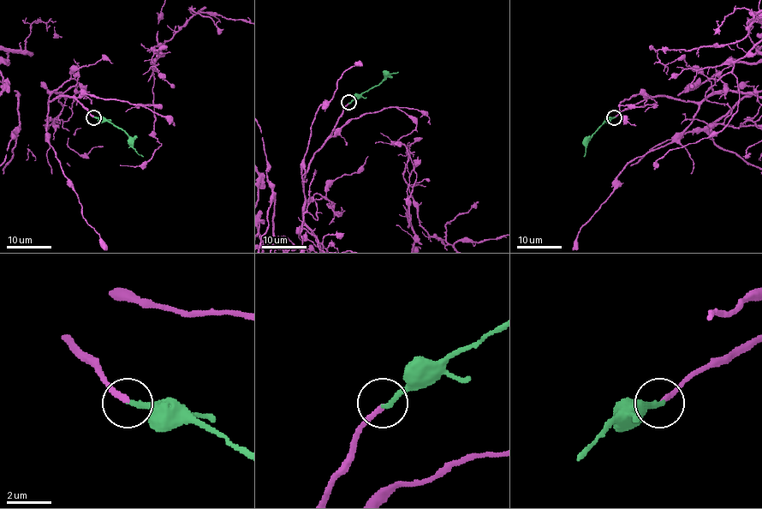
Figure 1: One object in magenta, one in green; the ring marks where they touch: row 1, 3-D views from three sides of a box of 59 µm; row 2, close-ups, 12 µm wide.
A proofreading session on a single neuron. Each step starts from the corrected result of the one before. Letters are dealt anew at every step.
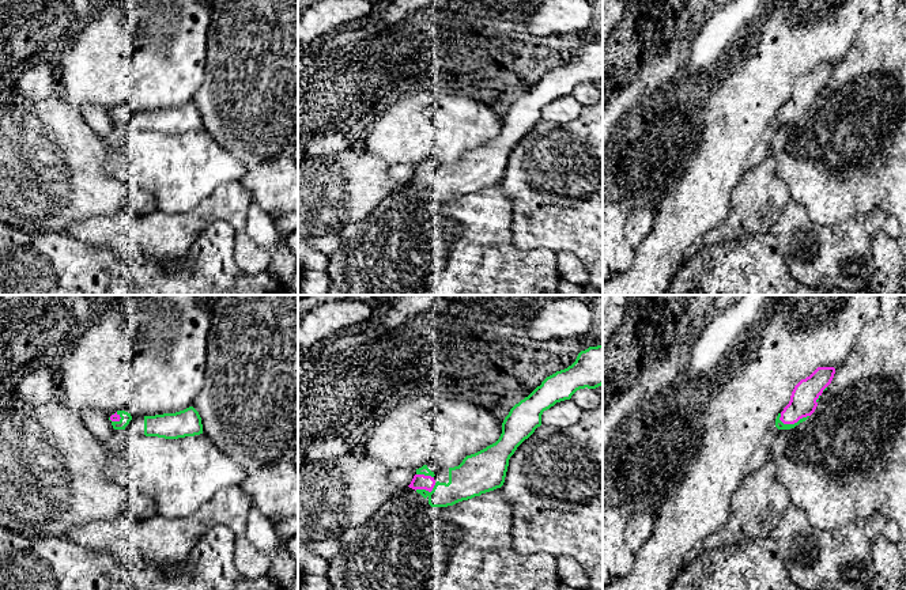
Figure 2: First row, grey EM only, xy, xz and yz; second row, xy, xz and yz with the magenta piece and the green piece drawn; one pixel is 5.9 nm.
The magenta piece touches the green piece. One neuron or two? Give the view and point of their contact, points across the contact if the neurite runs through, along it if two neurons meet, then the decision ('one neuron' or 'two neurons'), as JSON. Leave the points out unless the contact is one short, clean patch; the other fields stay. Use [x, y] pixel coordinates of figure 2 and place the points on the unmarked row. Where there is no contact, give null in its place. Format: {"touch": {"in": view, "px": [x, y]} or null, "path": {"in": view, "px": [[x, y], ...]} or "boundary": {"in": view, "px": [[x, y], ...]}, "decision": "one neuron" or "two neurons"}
{"touch": {"in": "yz", "px": [793, 118]}, "decision": "one neuron"}

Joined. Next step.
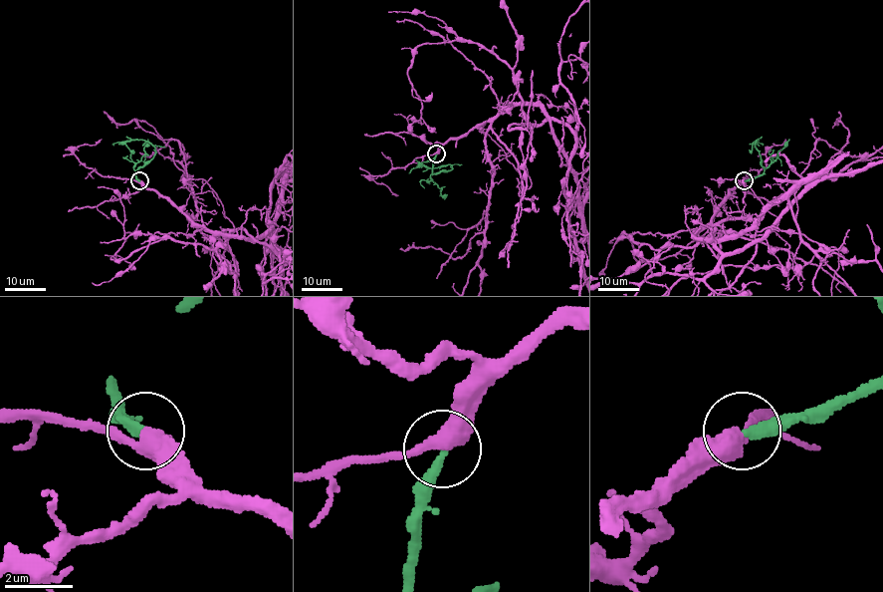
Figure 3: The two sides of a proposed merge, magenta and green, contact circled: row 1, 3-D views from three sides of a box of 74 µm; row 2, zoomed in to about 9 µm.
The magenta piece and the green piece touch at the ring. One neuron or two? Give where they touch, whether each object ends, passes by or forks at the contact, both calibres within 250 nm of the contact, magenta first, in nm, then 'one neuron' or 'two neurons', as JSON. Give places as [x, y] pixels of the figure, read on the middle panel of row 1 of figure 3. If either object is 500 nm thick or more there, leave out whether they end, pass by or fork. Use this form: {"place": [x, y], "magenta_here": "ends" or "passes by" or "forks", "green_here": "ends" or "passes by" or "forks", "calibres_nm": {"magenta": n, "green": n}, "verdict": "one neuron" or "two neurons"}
{"place": [436, 153], "magenta_here": "passes by", "green_here": "ends", "calibres_nm": {"magenta": 480, "green": 280}, "verdict": "one neuron"}

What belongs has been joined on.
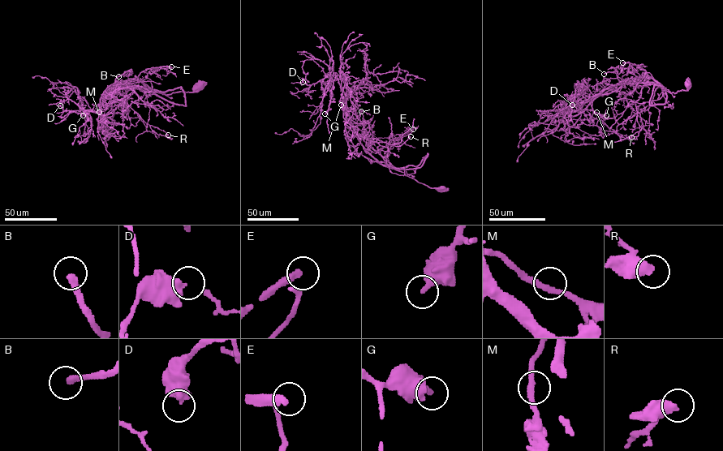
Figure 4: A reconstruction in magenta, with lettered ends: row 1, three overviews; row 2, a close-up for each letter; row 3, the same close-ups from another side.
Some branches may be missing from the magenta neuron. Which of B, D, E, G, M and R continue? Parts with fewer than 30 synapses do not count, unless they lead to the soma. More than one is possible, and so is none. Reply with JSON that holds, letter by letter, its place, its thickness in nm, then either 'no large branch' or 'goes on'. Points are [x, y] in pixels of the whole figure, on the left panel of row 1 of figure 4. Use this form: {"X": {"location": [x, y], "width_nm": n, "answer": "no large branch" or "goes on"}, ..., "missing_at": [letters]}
{"B": {"location": [118, 76], "width_nm": 280, "answer": "goes on"}, "D": {"location": [60, 105], "width_nm": 550, "answer": "no large branch"}, "E": {"location": [171, 66], "width_nm": 360, "answer": "goes on"}, "G": {"location": [83, 115], "width_nm": 360, "answer": "no large branch"}, "M": {"location": [99, 112], "width_nm": 240, "answer": "no large branch"}, "R": {"location": [168, 135], "width_nm": 500, "answer": "no large branch"}, "missing_at": ["B", "E"]}

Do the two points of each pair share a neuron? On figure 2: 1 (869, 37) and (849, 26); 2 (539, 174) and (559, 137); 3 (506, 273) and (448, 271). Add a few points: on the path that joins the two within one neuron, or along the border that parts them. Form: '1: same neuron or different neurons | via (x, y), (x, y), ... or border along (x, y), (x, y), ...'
1: different neurons | border along (876, 14), (861, 27), (853, 48), (842, 59)
2: same neuron | via (548, 165), (559, 154), (559, 147)
3: same neuron | via (491, 273), (463, 273)

